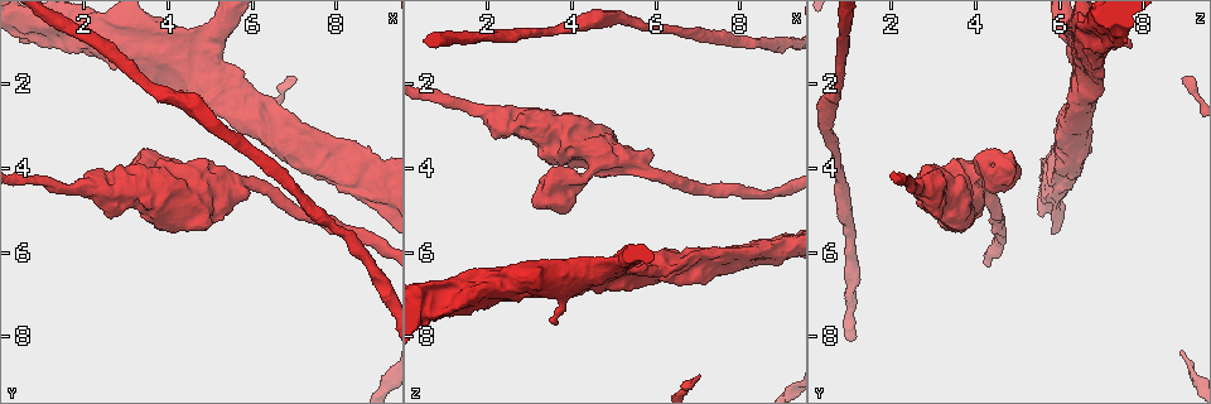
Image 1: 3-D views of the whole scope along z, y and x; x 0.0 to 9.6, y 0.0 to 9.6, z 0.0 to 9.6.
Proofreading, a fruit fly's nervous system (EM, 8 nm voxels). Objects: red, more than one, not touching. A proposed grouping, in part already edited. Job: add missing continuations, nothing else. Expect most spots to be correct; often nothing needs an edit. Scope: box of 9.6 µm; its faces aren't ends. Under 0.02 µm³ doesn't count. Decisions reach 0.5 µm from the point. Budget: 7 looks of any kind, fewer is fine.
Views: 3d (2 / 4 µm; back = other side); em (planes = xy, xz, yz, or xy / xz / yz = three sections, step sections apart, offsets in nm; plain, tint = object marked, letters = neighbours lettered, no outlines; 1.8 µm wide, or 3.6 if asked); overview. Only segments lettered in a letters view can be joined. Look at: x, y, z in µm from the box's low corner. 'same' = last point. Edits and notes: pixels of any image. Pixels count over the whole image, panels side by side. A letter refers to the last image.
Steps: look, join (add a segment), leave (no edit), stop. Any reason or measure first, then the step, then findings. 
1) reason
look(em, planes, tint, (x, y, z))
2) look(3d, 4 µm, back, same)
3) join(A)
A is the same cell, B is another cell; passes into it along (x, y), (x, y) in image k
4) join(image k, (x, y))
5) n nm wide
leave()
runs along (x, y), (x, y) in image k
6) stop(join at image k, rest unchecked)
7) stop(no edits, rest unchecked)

free end
look(3d, 4 µm, (3.60, 1.10, 7.70))

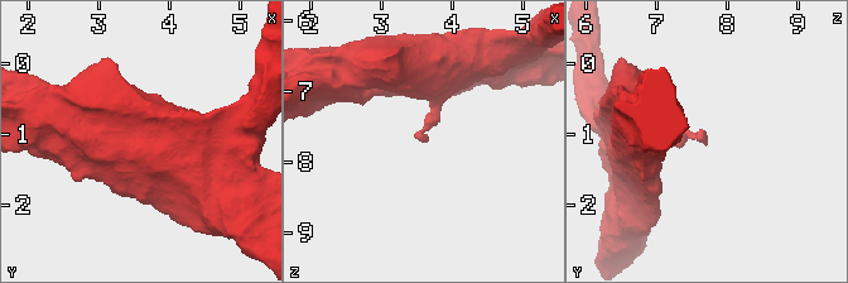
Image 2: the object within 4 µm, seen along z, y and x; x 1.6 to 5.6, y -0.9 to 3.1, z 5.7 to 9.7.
now the EM
look(em, planes, plain, (3.60, 1.15, 7.70))

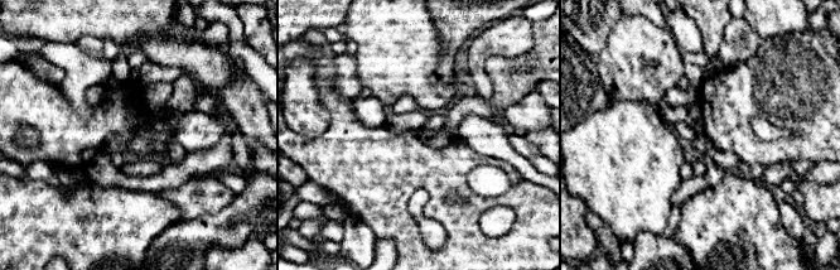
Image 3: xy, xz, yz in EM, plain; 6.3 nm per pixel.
look(em, planes, letters, same)

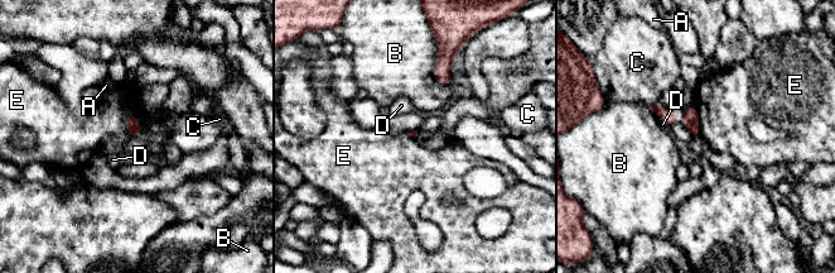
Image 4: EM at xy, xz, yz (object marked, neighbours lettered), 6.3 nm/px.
leave()
A, B, C, D and E are other cells; no lettered segment goes on from it

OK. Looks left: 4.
free end
look(3d, 2 µm, (3.35, 3.60, 4.50))

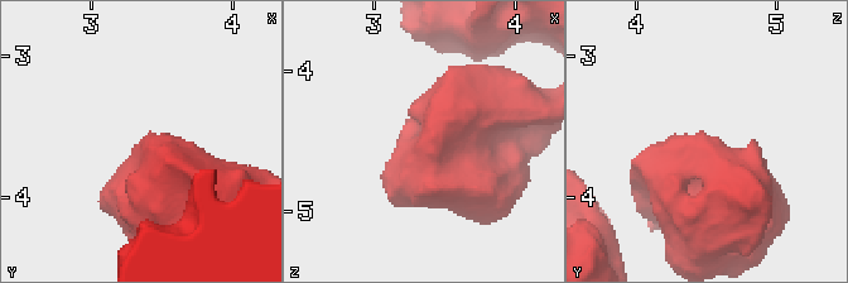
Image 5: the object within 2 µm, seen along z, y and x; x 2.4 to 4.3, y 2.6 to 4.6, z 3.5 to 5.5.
need the tissue
look(em, xy, step 8, letters, (3.38, 3.58, 4.48))

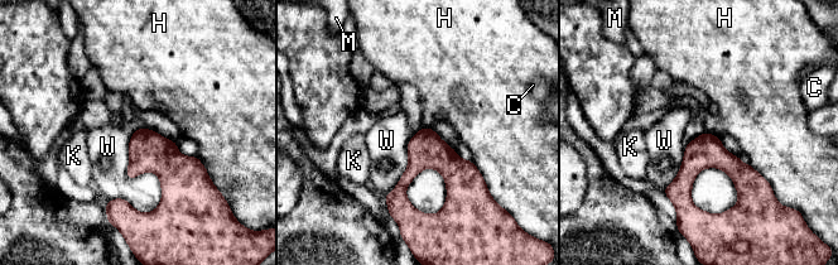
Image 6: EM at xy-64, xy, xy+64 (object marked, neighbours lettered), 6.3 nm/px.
leave()
C, H, K, M and W are other cells; none of them fits

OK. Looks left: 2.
stop(no edits, rest unchecked)

